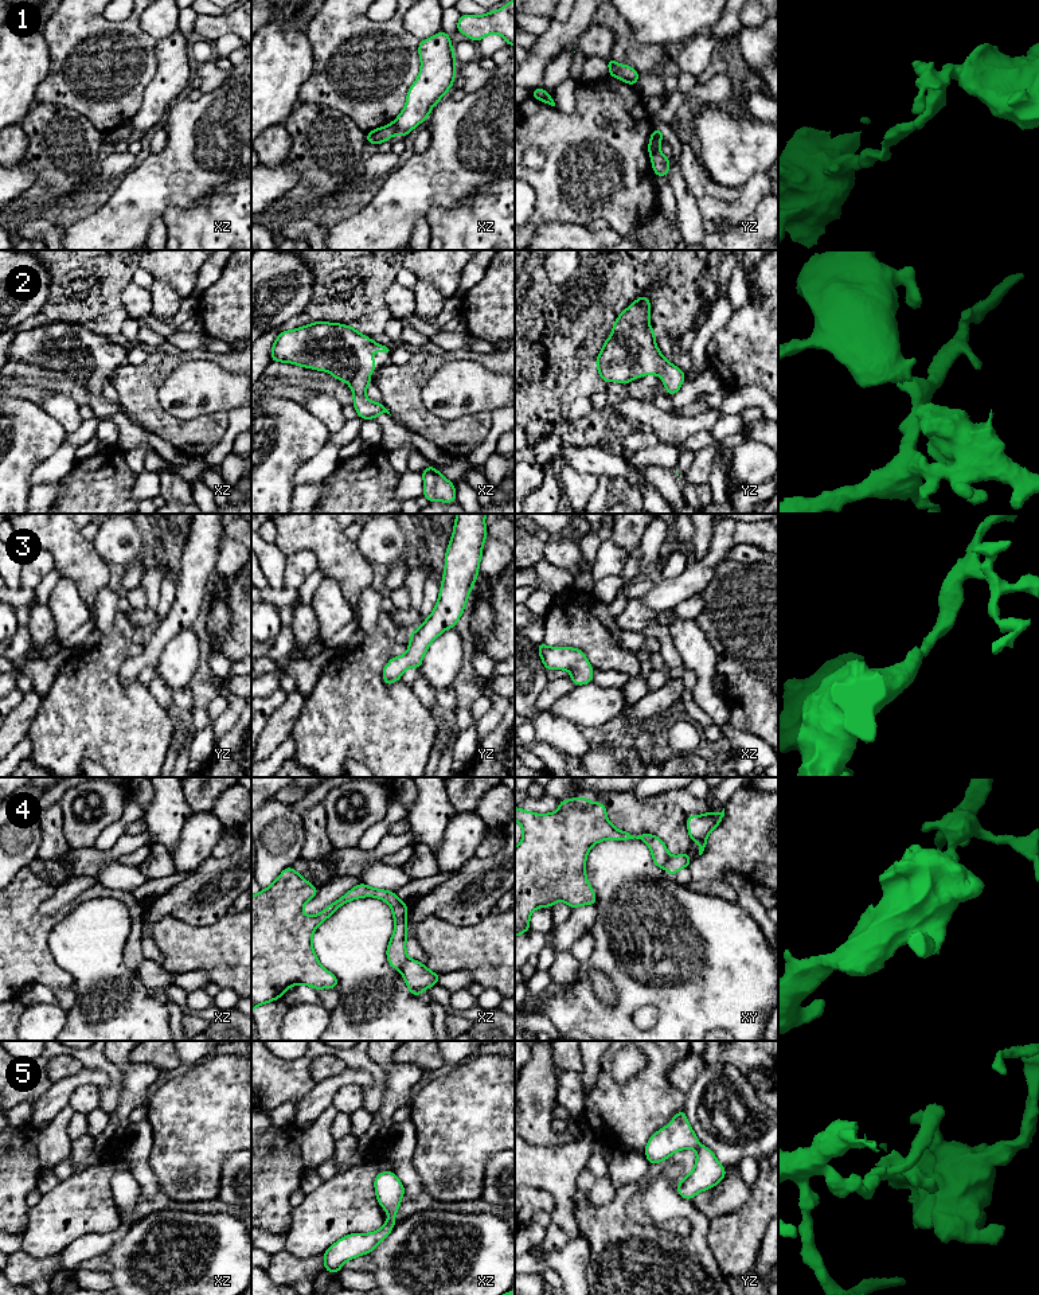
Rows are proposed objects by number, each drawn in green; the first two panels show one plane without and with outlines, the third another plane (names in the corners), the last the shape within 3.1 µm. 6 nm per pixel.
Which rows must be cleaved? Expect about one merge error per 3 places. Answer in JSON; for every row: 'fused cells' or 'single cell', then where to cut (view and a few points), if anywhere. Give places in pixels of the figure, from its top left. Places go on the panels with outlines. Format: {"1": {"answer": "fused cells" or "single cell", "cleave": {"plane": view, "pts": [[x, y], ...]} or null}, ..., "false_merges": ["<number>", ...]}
{"1": {"answer": "fused cells", "cleave": {"plane": "xz", "pts": [[391, 124], [395, 133]]}}, "2": {"answer": "single cell", "cleave": null}, "3": {"answer": "single cell", "cleave": null}, "4": {"answer": "fused cells", "cleave": {"plane": "xy", "pts": [[670, 855], [663, 868]]}}, "5": {"answer": "fused cells", "cleave": {"plane": "xz", "pts": [[386, 1221], [393, 1225]]}}, "false_merges": ["1", "4", "5"]}

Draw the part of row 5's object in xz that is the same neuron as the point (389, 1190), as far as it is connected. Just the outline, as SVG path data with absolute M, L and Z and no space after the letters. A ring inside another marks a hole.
M394 1171L379 1173L375 1177L374 1185L379 1205L388 1213L386 1222L388 1225L395 1225L395 1213L398 1212L405 1194L405 1186Z

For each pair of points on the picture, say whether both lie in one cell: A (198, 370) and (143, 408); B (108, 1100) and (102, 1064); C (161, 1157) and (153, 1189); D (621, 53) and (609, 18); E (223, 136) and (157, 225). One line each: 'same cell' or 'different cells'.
A: different cells
B: same cell
C: different cells
D: same cell
E: different cells

